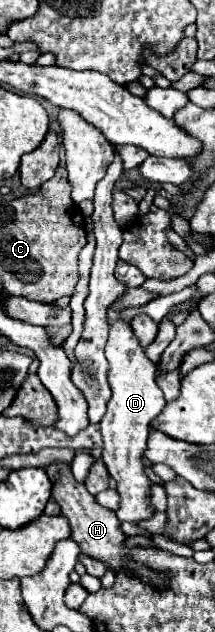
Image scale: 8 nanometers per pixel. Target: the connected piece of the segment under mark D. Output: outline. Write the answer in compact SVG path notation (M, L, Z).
M116 320L110 324L110 338L106 344L106 358L108 358L108 384L112 390L112 398L108 402L108 410L100 420L102 438L104 438L104 452L102 460L110 472L110 476L116 480L116 490L122 496L120 508L116 510L116 516L120 522L138 522L148 516L152 516L154 508L148 502L148 488L150 478L144 472L142 454L146 450L146 438L150 430L150 422L162 412L166 406L162 390L158 388L154 380L156 366L148 360L144 354L144 348L134 340L130 332L130 324Z

